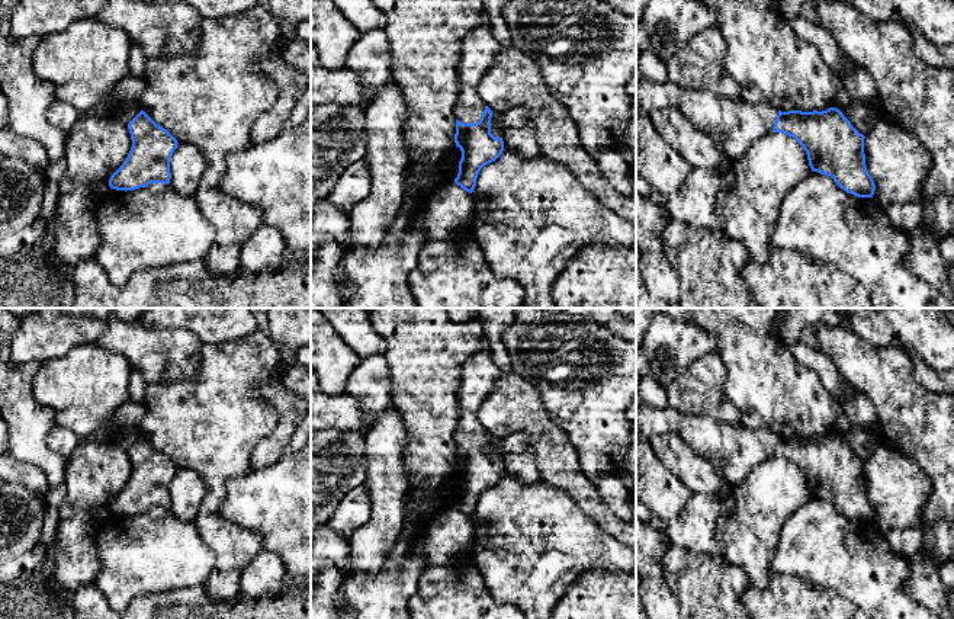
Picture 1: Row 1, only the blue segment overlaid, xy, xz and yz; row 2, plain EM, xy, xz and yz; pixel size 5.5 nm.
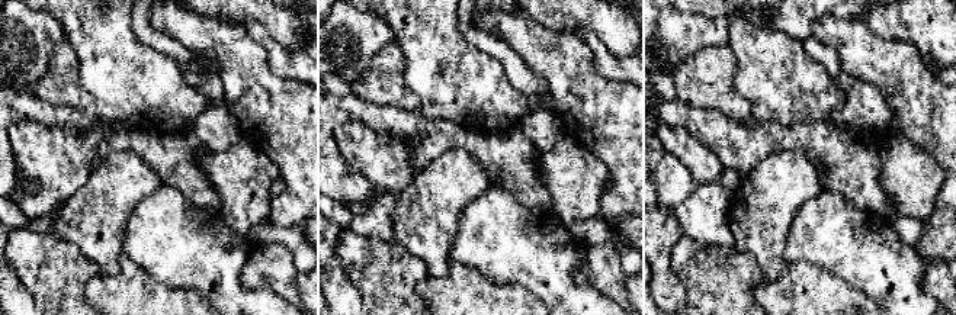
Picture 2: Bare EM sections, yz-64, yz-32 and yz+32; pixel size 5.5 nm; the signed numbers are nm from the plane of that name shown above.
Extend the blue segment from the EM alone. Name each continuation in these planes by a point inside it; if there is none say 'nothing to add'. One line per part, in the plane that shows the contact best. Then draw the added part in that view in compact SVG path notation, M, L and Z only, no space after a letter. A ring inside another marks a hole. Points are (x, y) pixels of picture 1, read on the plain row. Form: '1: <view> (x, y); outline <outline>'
1: xz (479, 374); outline M488 350L472 355L460 369L457 402L460 416L454 432L454 443L465 449L476 449L485 436L478 418L478 408L494 392L502 371Z

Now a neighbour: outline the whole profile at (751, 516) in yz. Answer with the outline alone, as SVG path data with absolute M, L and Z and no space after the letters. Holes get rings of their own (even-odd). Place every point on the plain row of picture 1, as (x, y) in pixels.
M761 462L719 500L714 536L722 558L743 567L754 588L767 588L783 525L810 498L807 480L793 462Z

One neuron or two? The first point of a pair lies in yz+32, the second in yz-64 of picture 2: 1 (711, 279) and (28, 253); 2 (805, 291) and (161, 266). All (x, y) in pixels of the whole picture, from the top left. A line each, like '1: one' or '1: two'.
1: one
2: two

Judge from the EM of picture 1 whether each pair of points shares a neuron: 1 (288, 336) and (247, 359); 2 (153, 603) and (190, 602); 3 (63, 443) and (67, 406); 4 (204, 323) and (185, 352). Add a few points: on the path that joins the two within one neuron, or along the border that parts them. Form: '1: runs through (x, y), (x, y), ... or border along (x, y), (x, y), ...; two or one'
1: border along (267, 330), (282, 349); two
2: runs through (161, 603), (182, 603); one
3: border along (55, 425), (70, 429), (82, 441); two
4: border along (163, 329), (188, 329), (204, 342); two

